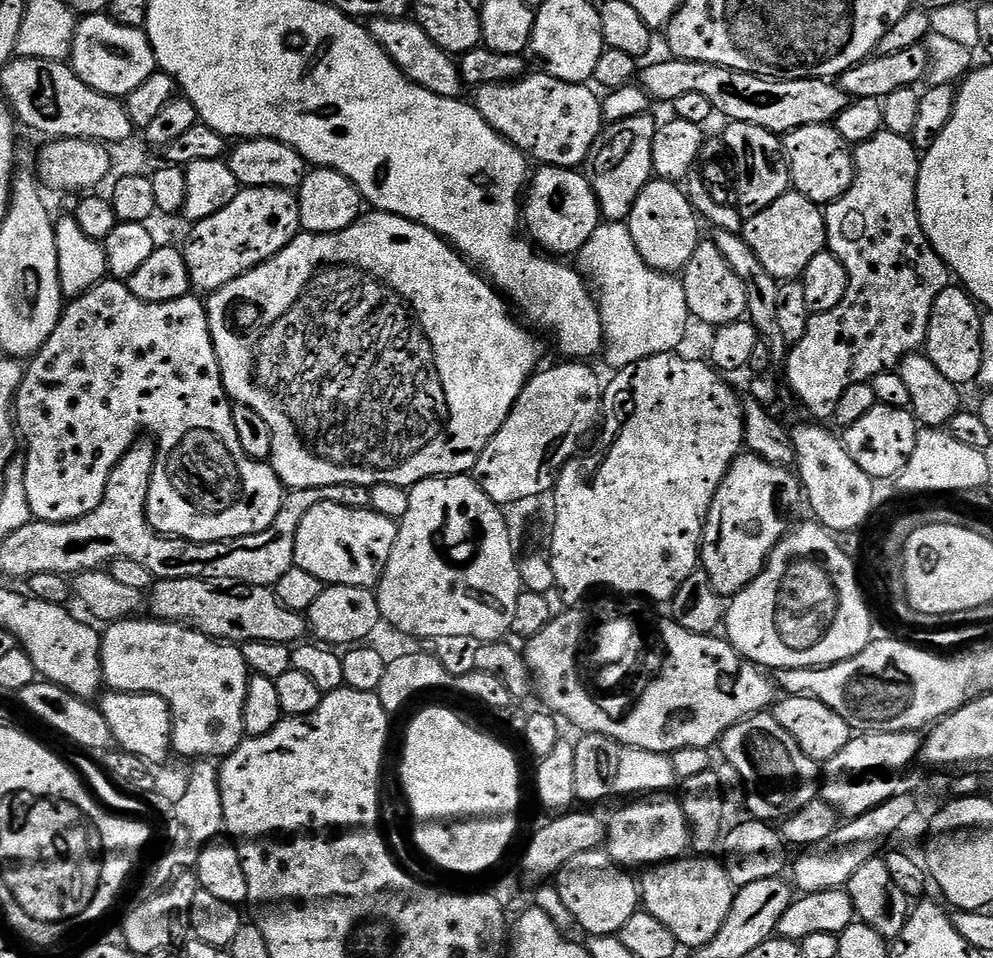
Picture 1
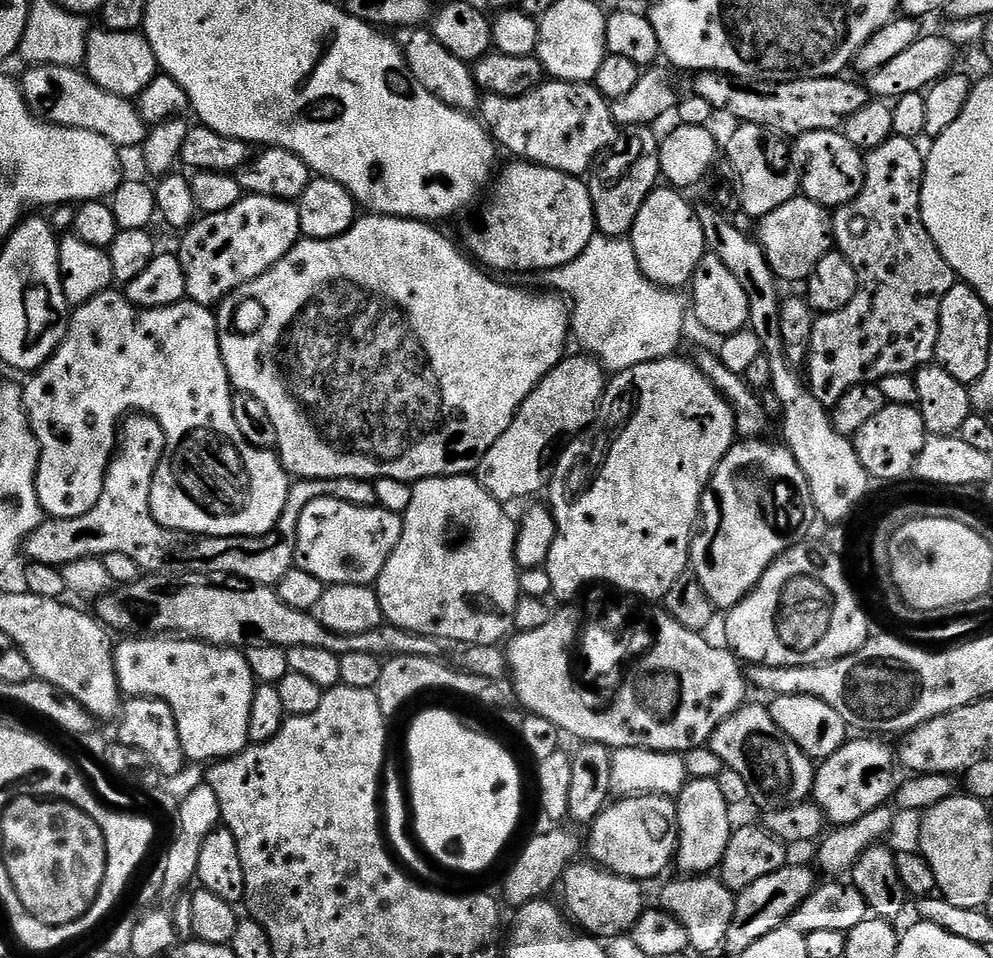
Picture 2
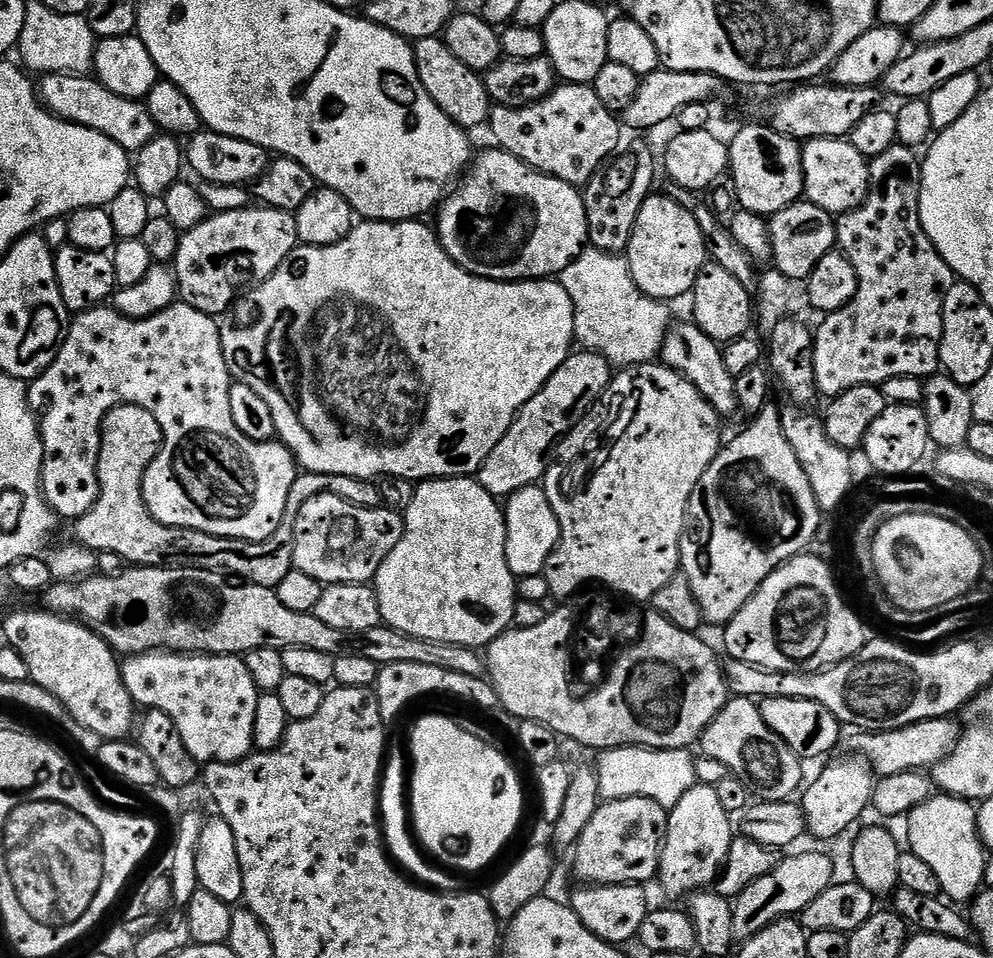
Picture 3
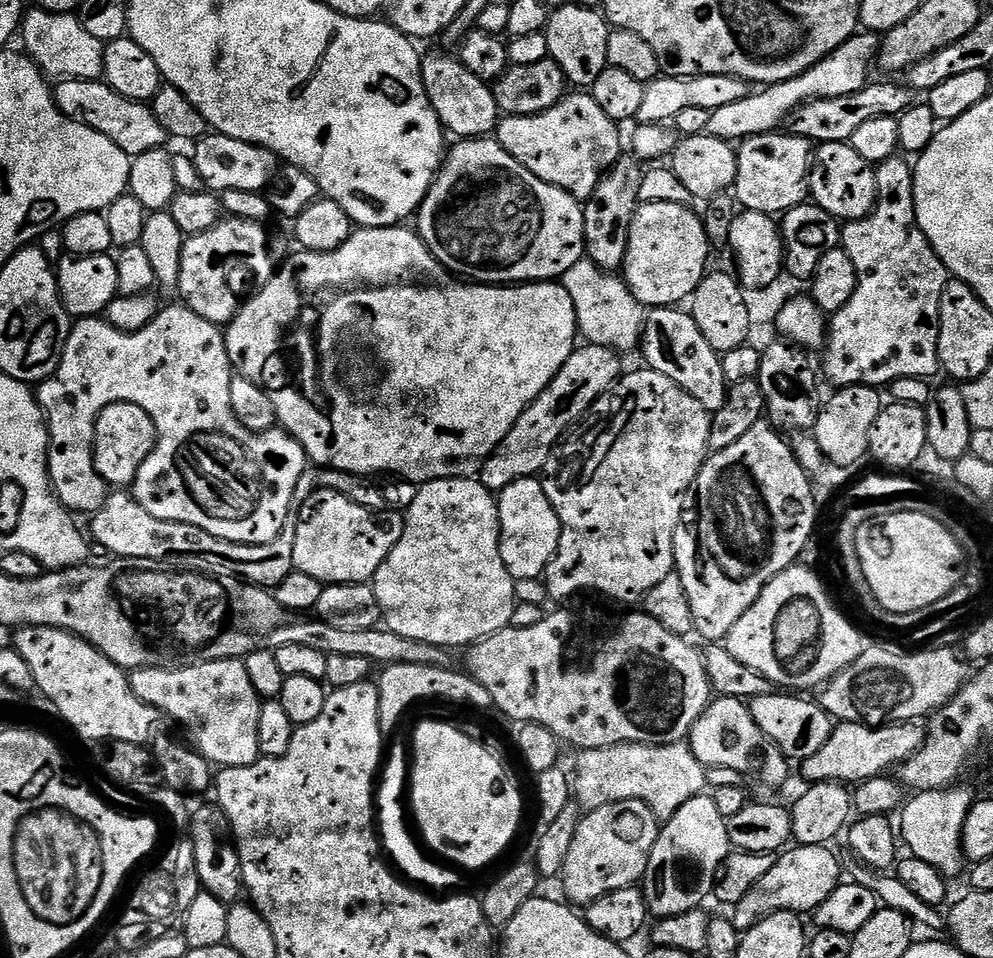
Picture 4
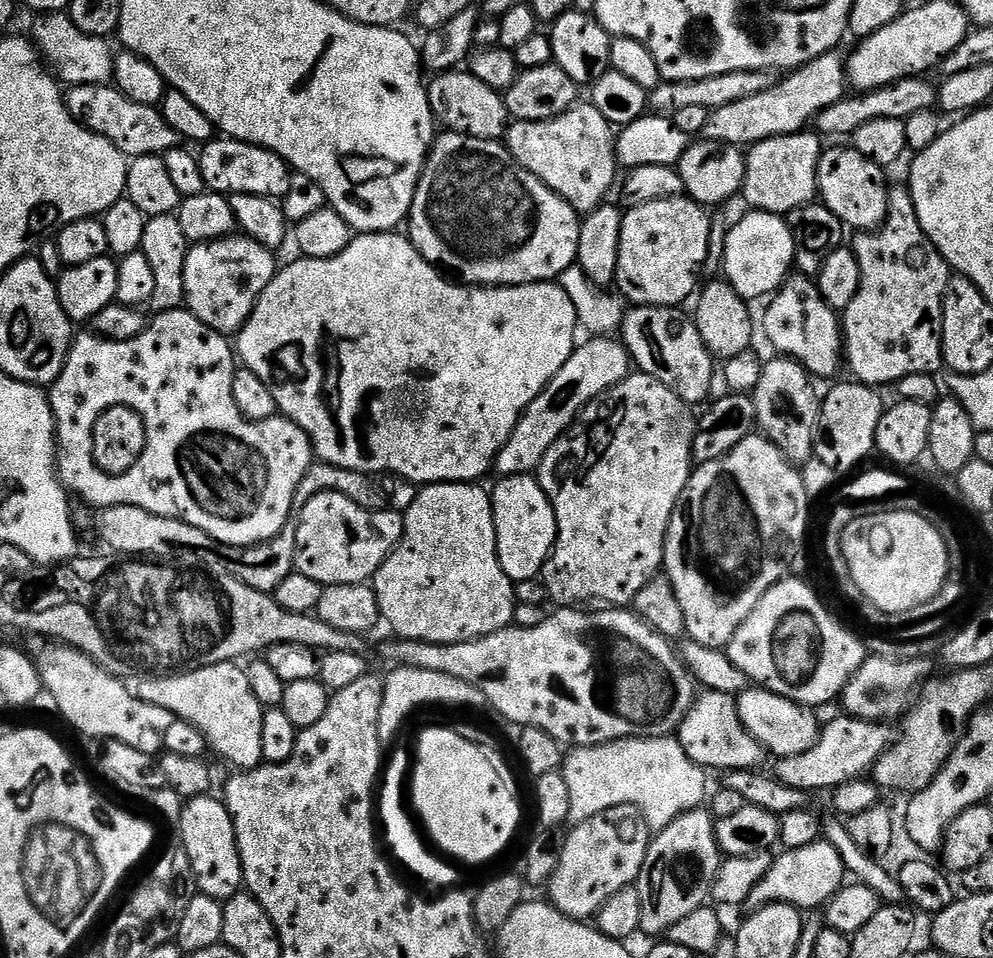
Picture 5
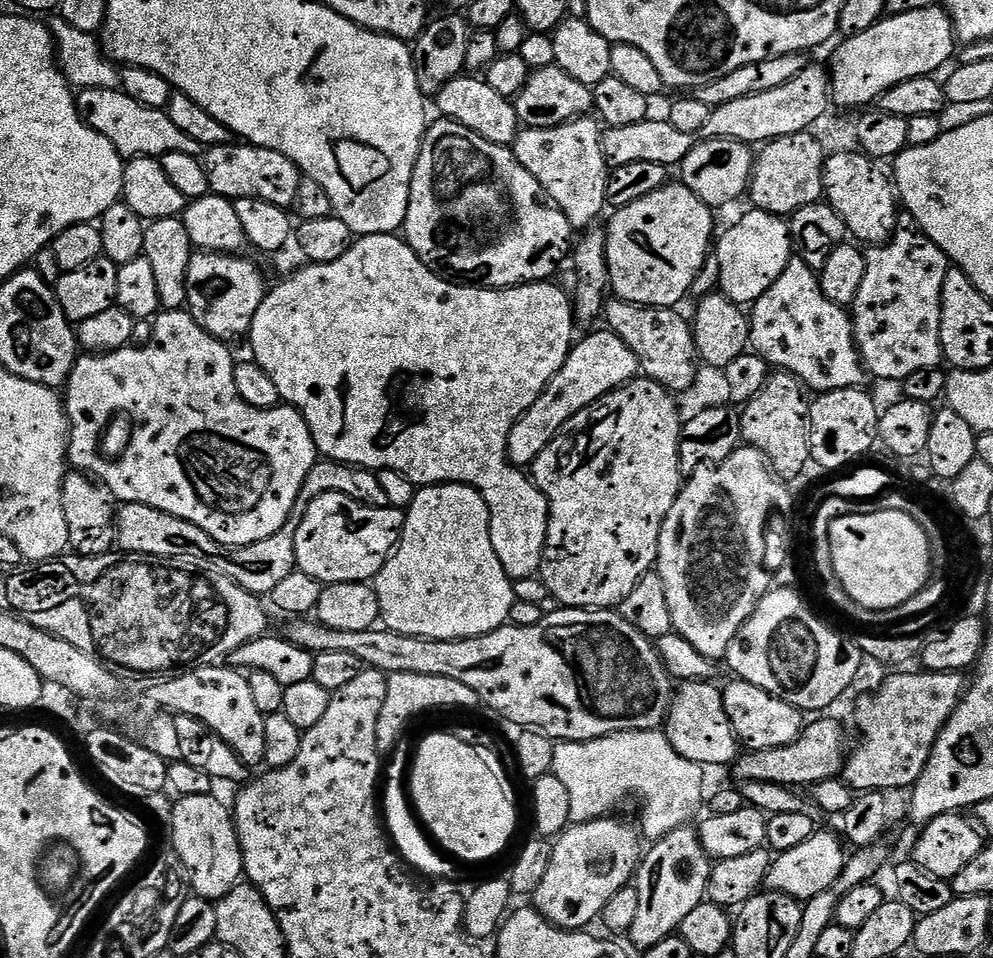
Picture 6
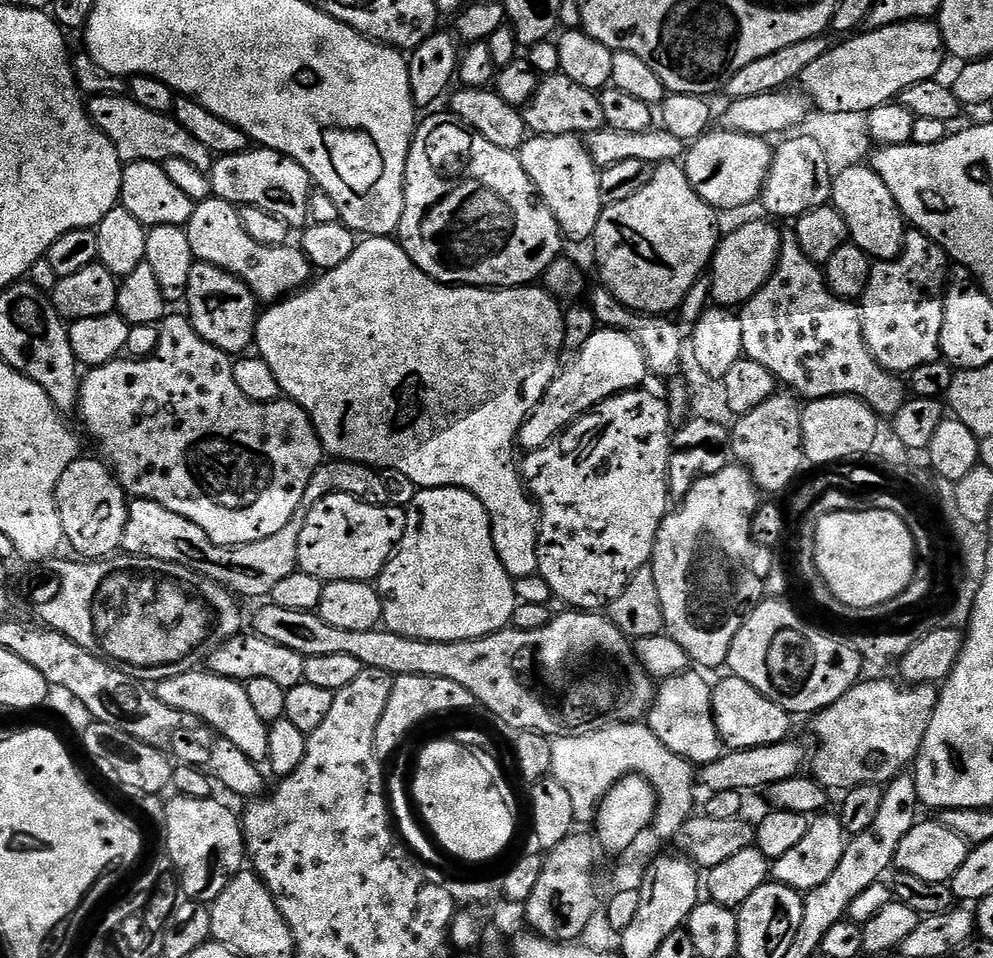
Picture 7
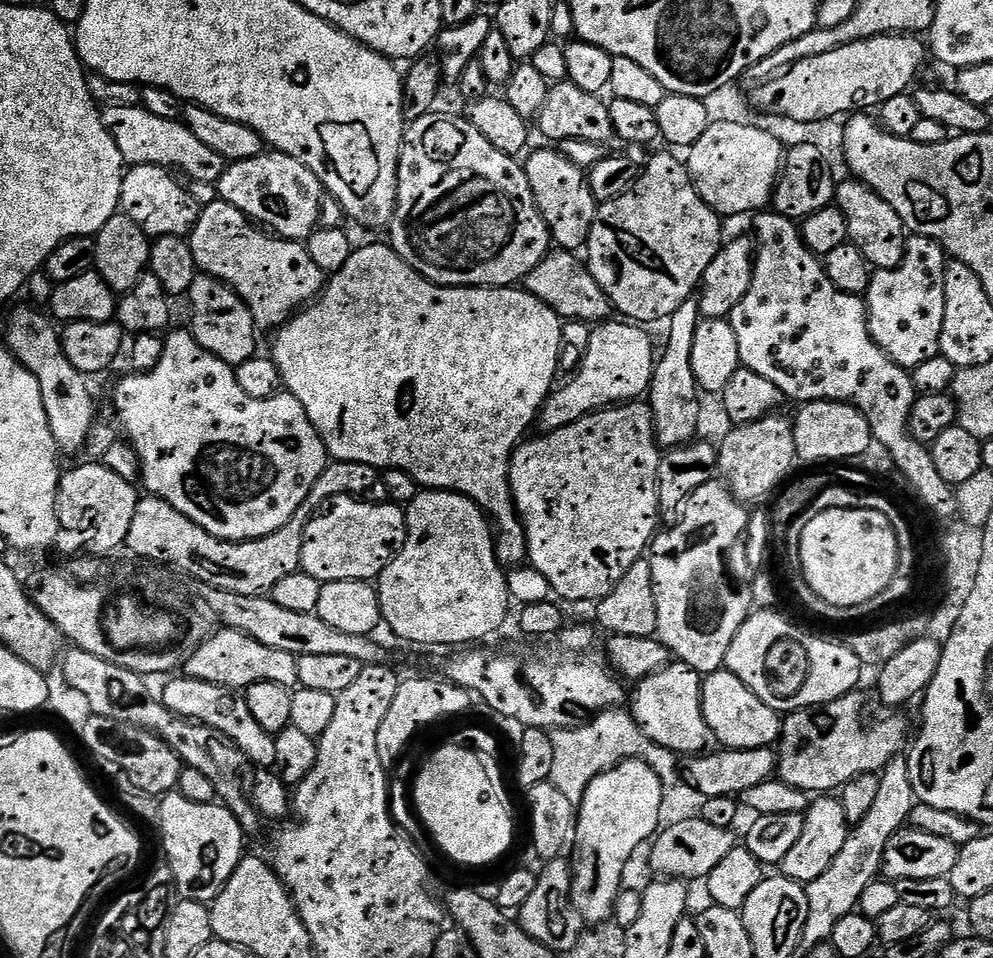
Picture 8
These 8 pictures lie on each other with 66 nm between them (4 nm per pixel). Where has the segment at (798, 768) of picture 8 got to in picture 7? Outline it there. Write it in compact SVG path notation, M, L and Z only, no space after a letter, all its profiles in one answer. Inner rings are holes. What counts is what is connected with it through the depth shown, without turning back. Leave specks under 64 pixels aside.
M861 679L850 690L846 690L846 694L842 694L842 698L838 698L838 702L834 702L829 708L824 708L822 711L815 713L811 717L812 732L816 735L816 752L811 753L810 756L810 775L813 780L818 781L824 788L829 790L847 790L849 788L857 788L863 784L879 784L887 786L896 776L903 776L915 765L916 755L920 753L922 742L926 738L926 730L930 730L930 722L935 716L935 710L940 701L940 694L935 683L913 683L909 686L904 682L897 682L895 684L892 680L867 680Z

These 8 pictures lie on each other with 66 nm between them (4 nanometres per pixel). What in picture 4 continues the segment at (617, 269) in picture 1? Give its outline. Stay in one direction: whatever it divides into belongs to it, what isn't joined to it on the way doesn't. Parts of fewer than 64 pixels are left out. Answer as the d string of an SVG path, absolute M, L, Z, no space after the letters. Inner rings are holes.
M585 258L566 270L562 283L566 294L570 294L574 302L579 335L587 343L611 348L620 354L639 345L646 312L619 275L605 271L593 260Z

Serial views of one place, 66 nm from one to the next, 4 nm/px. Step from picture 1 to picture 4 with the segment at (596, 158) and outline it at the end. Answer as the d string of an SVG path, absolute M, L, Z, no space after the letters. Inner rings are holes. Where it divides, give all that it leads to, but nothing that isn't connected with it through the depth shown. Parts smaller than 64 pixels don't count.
M632 154L621 155L616 165L609 168L600 179L590 199L583 201L584 251L587 259L593 260L598 267L610 273L624 267L626 246L630 242L630 226L641 203L639 186L645 171L645 165Z

